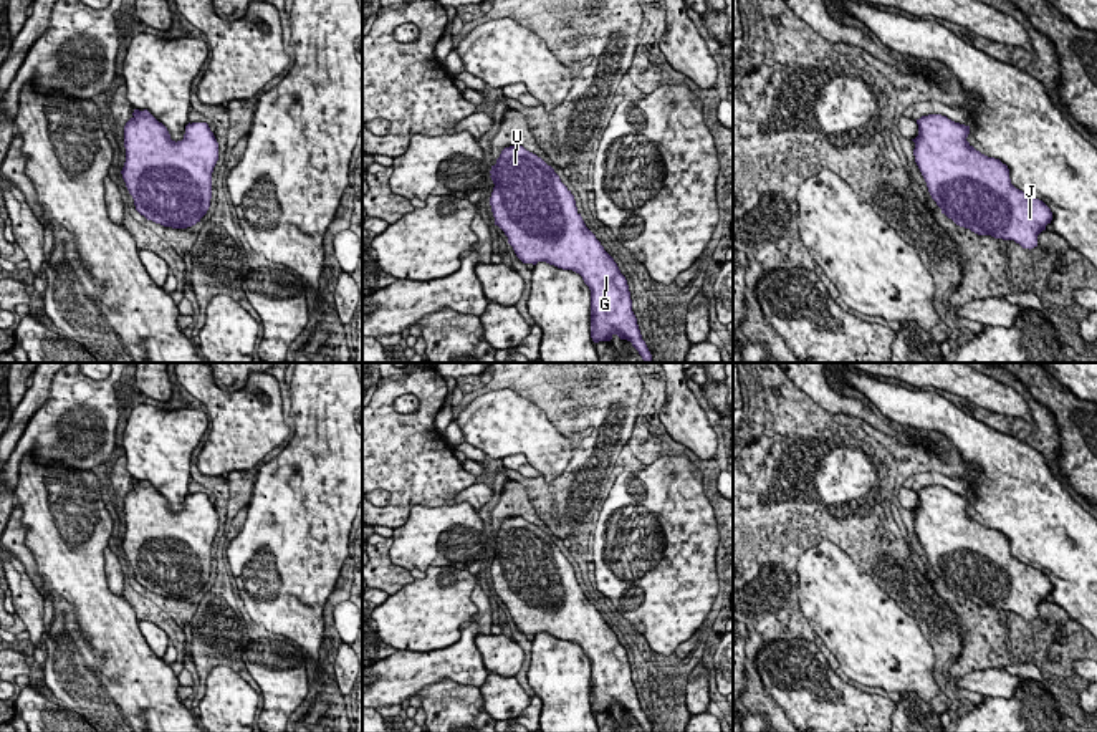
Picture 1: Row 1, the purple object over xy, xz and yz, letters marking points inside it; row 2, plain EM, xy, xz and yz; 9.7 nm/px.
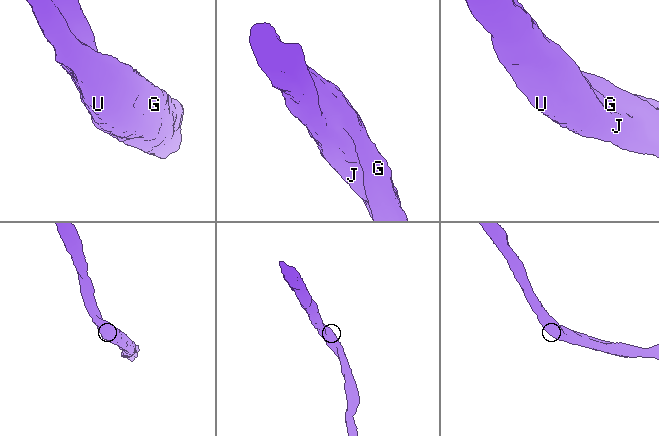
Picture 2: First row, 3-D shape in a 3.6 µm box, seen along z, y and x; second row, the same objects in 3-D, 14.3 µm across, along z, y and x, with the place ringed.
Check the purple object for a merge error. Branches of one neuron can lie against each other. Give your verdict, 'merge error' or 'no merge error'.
no merge error

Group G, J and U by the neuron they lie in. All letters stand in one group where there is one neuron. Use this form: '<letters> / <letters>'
G J U

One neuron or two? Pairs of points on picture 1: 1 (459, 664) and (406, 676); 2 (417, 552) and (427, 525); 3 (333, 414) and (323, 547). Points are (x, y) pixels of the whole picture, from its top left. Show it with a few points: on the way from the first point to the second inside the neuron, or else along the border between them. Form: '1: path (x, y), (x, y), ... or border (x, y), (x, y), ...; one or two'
1: path (445, 664), (419, 669); one
2: path (419, 545), (427, 537), (427, 532); one
3: path (325, 447), (321, 514); one

